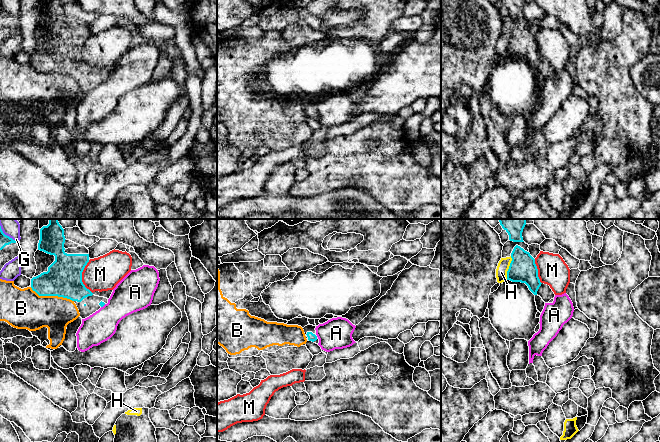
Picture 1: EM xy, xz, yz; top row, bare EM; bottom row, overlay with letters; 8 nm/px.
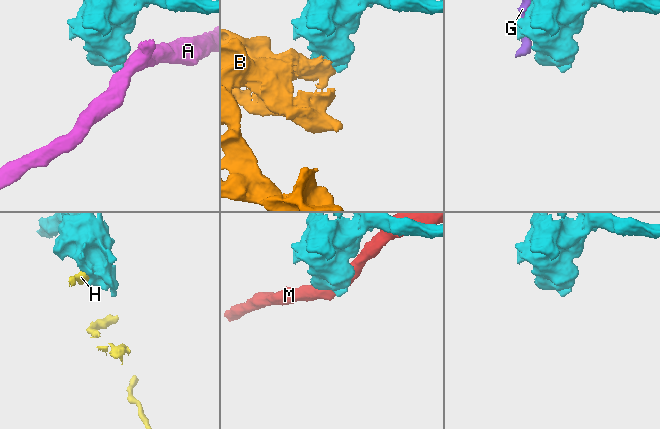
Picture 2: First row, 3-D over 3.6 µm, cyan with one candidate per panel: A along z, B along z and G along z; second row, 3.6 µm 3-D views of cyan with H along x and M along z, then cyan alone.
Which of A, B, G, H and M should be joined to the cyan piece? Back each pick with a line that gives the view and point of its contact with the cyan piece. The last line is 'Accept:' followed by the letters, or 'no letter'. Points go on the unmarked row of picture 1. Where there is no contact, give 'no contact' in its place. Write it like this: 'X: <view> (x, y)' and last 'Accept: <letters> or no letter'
Accept: no letter

